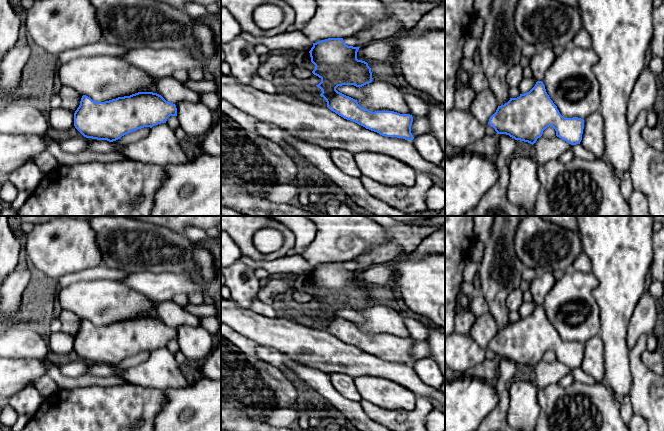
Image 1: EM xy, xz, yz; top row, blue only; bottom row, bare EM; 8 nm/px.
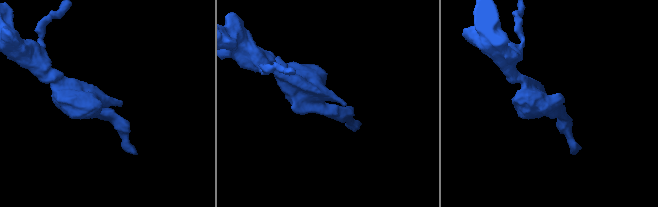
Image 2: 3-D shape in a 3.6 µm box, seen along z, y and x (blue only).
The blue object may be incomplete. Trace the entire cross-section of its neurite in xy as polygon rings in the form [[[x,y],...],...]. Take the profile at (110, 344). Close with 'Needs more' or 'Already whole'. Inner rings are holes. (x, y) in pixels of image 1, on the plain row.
[[[138,316],[130,320],[118,321],[105,326],[95,326],[90,321],[83,319],[80,329],[74,337],[74,350],[86,362],[113,366],[138,353],[144,351],[152,352],[155,349],[166,347],[170,340],[177,340],[176,329],[153,316]]]. Already whole

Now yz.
[[[537,305],[535,310],[529,316],[520,318],[517,322],[510,322],[510,324],[504,329],[498,330],[496,336],[490,341],[488,348],[495,353],[497,358],[506,358],[515,364],[528,366],[532,369],[542,360],[543,355],[549,350],[555,353],[557,361],[571,369],[580,368],[584,353],[583,343],[578,341],[565,342],[560,338],[557,330],[547,318],[545,309],[542,305]]]. Already whole

